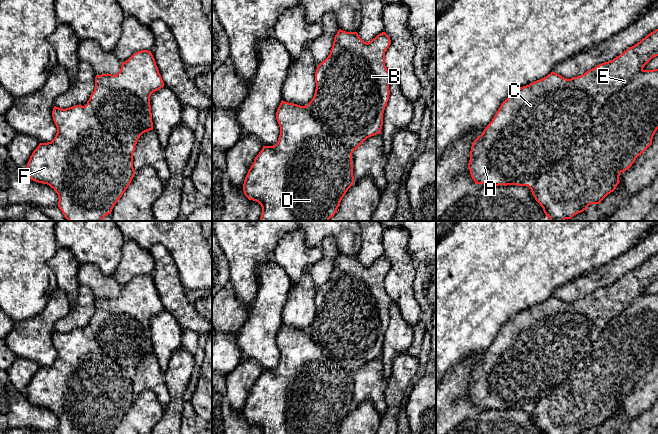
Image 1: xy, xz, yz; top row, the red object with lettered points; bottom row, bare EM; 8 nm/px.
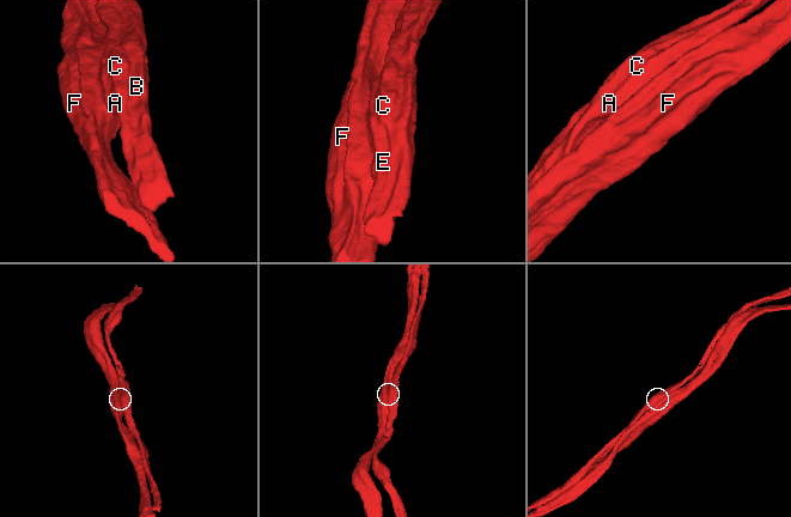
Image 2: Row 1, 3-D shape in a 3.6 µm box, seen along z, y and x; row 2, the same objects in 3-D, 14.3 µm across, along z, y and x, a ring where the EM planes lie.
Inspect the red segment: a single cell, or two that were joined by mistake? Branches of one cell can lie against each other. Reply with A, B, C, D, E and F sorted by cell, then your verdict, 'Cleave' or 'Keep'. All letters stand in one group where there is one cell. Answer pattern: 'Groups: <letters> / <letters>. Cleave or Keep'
Groups: A B C E / D F. Cleave

